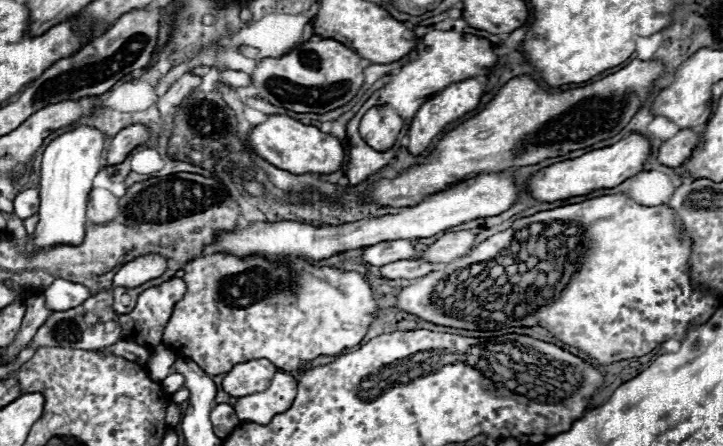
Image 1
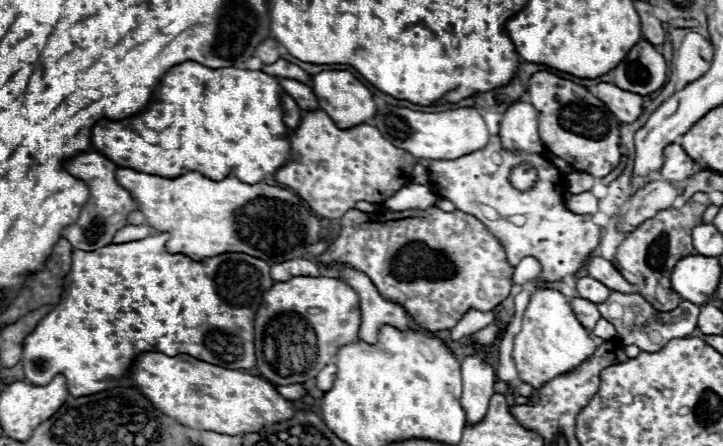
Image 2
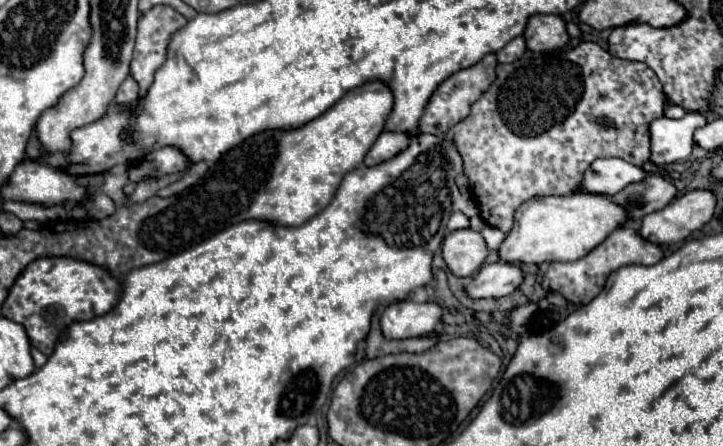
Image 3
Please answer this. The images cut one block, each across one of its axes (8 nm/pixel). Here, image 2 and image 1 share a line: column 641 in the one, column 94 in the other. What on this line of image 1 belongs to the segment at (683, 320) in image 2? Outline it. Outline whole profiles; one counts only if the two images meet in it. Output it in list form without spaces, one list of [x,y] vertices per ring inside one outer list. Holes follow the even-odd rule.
[[[106,288],[76,308],[54,312],[44,324],[44,346],[70,344],[70,348],[98,350],[116,344],[120,340],[120,324],[118,324],[118,314],[112,310],[112,302],[114,302],[112,288]]]

